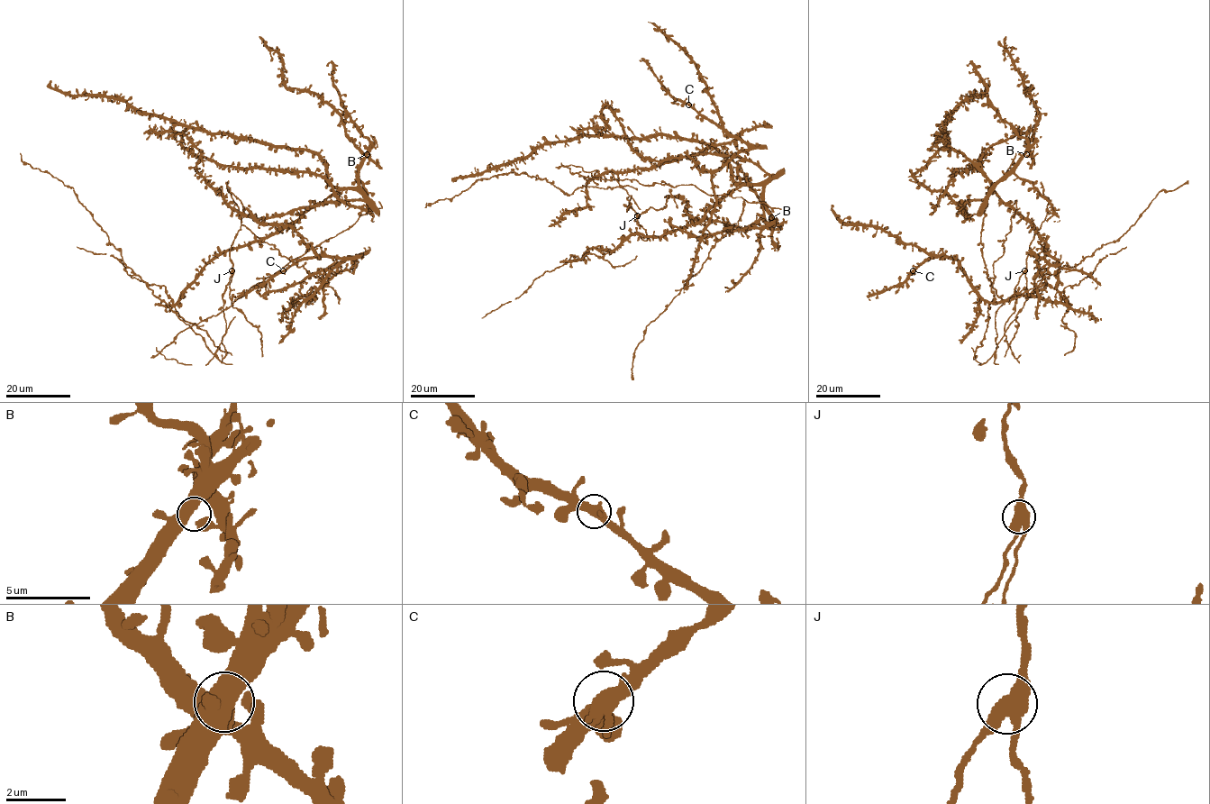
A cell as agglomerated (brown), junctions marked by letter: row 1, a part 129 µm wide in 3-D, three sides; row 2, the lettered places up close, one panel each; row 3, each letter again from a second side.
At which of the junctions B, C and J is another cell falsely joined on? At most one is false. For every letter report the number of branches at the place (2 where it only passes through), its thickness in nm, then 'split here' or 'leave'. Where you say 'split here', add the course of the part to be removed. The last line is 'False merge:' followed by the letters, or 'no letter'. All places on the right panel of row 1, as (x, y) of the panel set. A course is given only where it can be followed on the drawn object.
B: branches 3; calibre 440 nm; leave
C: branches 3; calibre 440 nm; leave
J: branches 3; calibre 440 nm; split here
False merge: J

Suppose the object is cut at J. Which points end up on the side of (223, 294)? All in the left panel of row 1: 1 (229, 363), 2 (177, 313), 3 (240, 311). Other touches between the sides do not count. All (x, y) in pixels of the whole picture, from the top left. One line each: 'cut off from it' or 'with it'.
1: cut off from it
2: cut off from it
3: cut off from it

